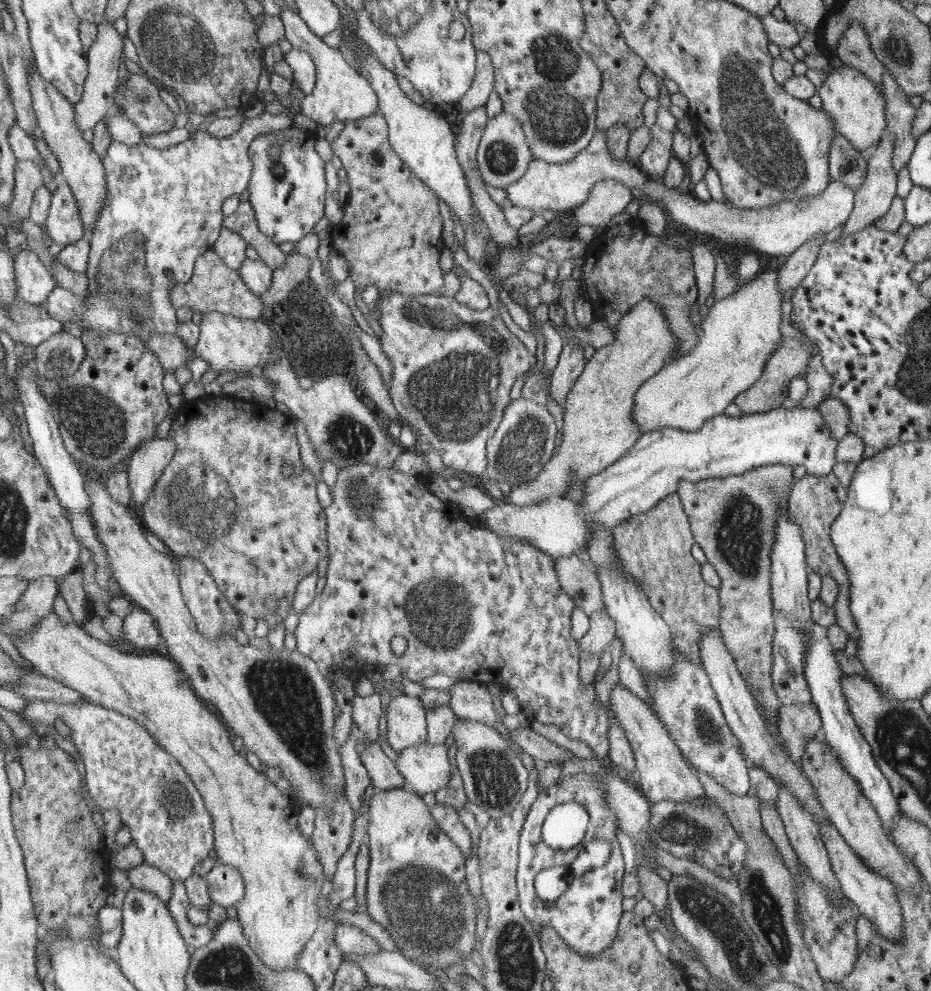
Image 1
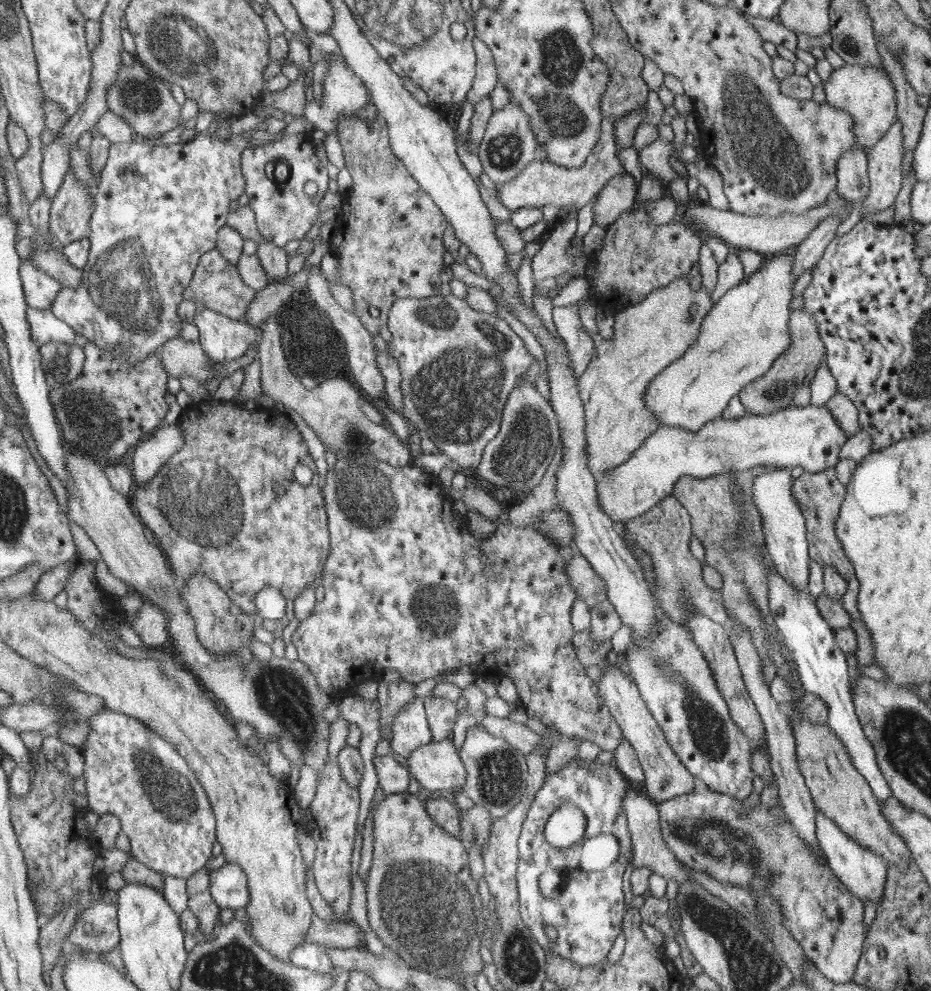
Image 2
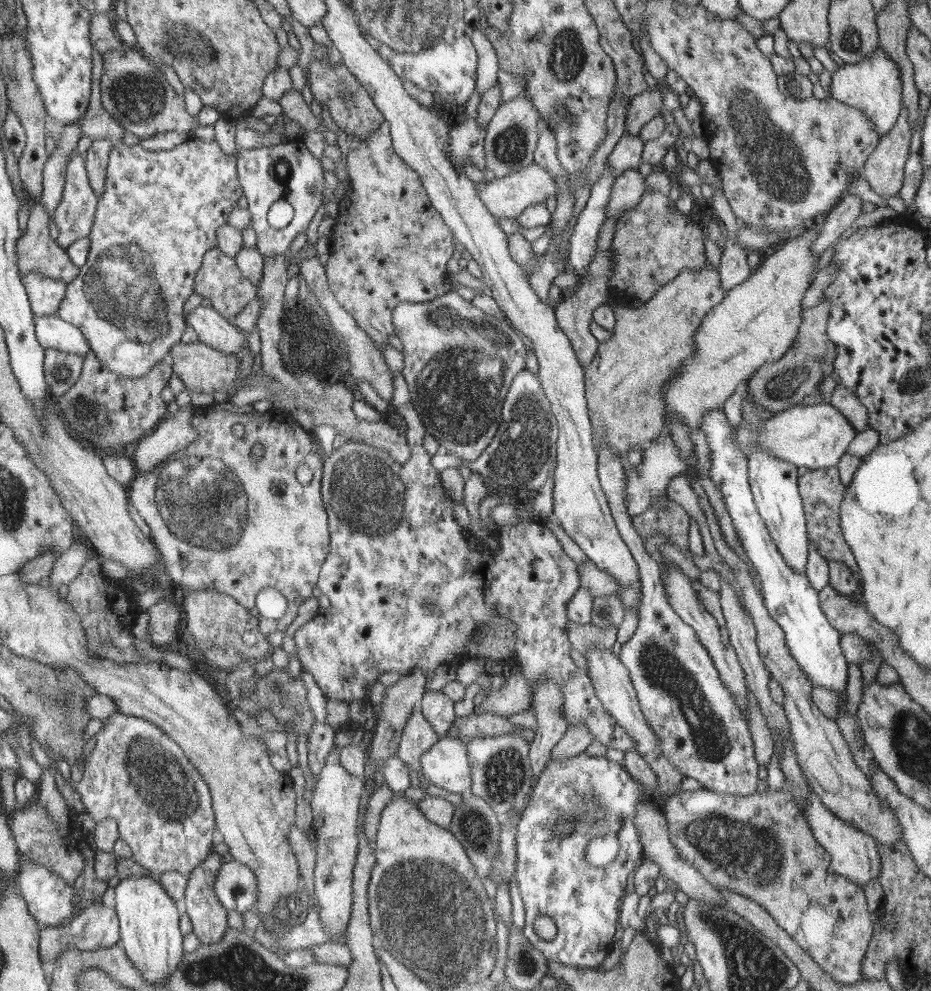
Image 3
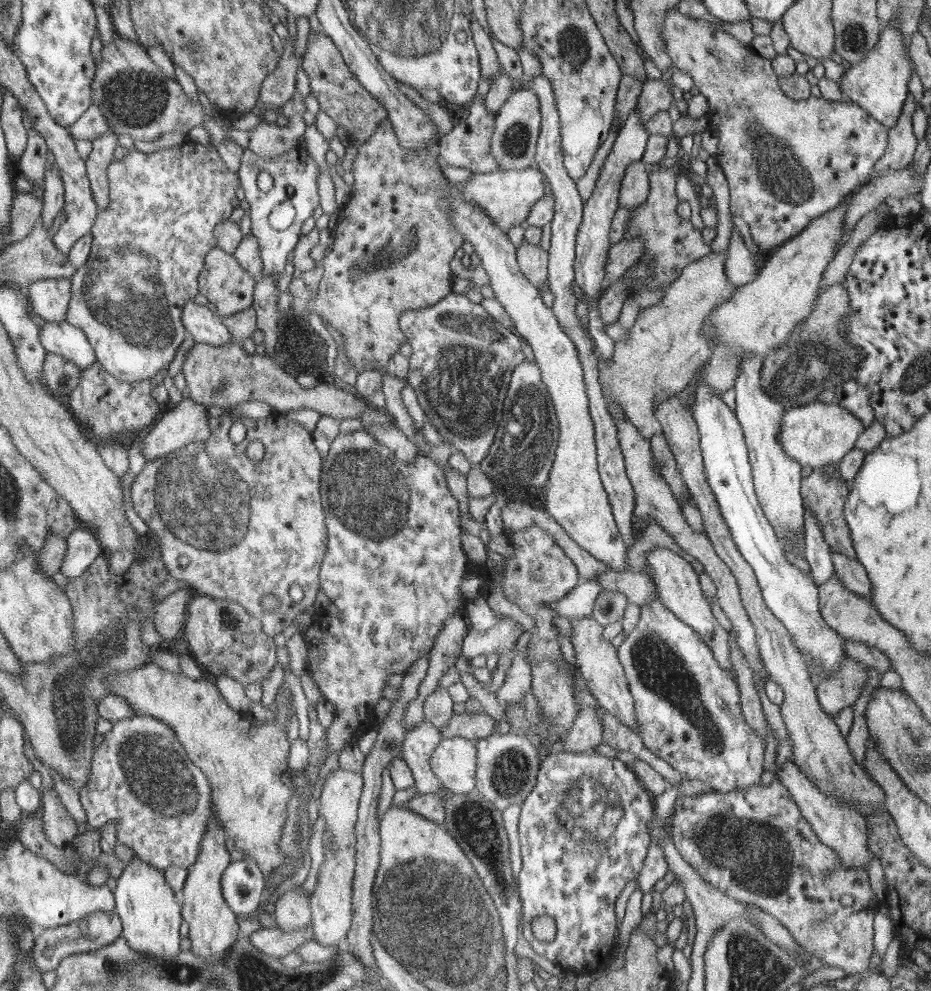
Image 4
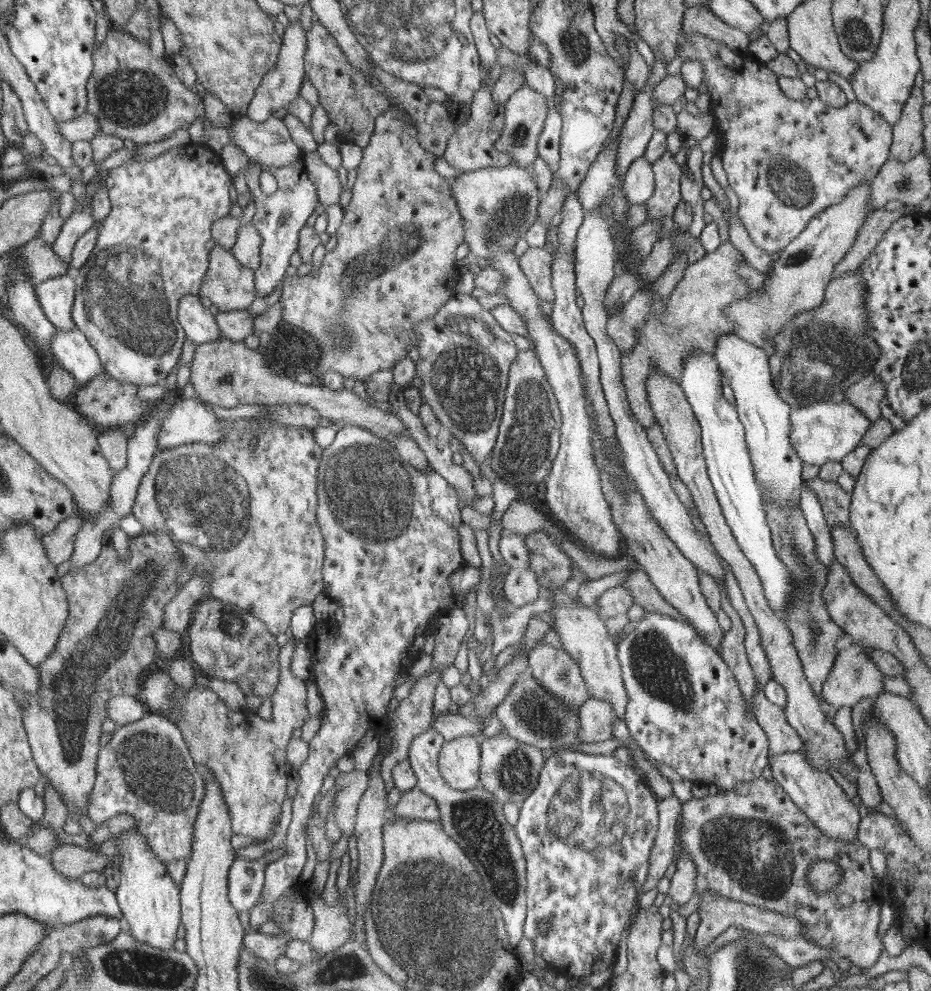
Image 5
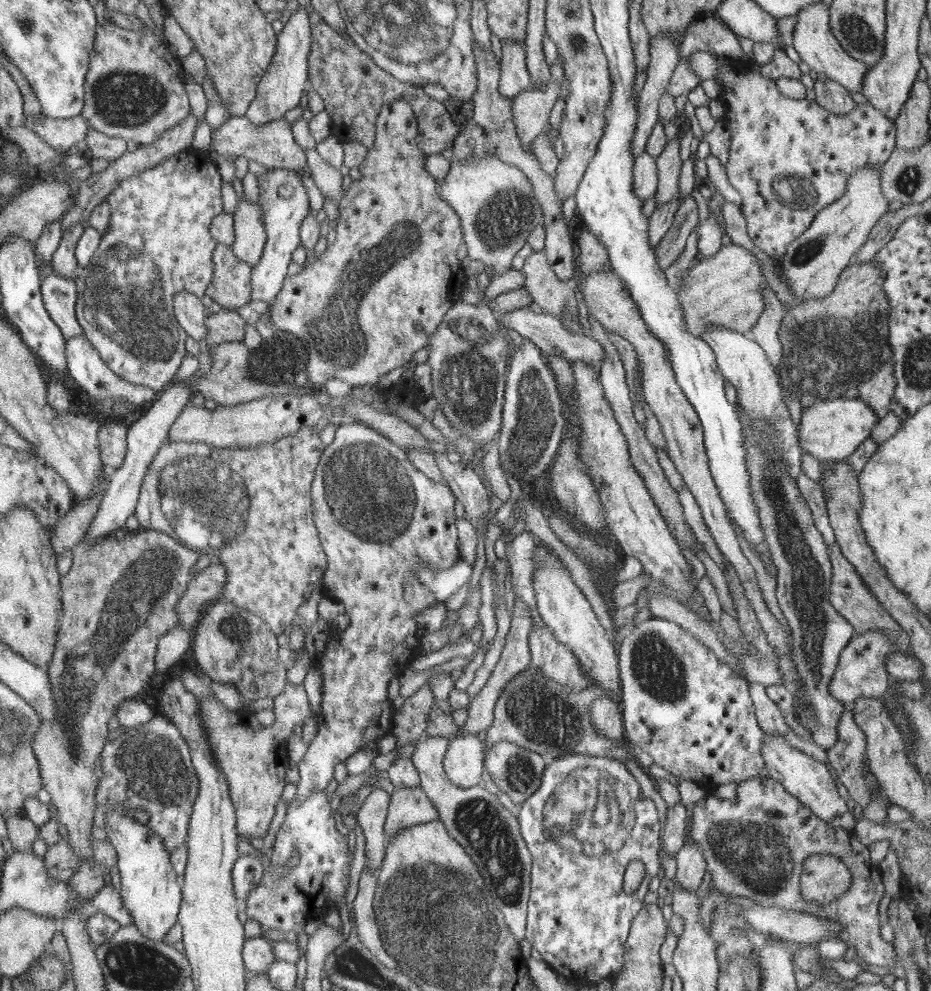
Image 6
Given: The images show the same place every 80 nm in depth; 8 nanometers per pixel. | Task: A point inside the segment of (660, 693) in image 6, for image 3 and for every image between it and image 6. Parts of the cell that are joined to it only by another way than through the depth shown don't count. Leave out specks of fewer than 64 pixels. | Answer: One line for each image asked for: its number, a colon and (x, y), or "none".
3: (699, 727)
4: (689, 712)
5: (685, 708)

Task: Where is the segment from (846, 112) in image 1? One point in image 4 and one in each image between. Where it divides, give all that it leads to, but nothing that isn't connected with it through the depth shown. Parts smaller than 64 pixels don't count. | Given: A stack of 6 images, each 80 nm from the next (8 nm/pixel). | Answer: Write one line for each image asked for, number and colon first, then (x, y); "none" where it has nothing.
2: (866, 93)
3: (874, 86)
4: (879, 83)

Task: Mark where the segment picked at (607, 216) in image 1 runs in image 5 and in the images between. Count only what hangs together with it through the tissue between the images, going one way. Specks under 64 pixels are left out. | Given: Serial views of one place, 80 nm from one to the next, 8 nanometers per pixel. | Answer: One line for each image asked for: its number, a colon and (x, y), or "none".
2: (618, 194)
3: (628, 190)
4: (635, 186)
5: (639, 182)

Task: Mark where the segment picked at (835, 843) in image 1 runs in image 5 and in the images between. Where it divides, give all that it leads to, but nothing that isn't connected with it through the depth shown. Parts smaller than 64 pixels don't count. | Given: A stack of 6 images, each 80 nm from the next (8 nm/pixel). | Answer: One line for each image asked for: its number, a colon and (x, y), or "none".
2: (864, 872)
3: (854, 854)
4: (843, 829)
5: (817, 794)

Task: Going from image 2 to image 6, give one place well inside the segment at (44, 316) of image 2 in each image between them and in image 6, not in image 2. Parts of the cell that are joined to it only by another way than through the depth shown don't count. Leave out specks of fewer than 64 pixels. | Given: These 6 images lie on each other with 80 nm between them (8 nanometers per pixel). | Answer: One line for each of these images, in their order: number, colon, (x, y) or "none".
3: (52, 333)
4: (62, 339)
5: (70, 349)
6: (89, 370)

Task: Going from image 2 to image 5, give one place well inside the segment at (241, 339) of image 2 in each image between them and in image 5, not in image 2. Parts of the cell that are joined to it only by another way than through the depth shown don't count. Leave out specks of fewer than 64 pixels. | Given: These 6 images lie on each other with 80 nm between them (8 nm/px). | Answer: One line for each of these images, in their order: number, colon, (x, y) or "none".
3: (216, 331)
4: (208, 327)
5: (199, 323)

